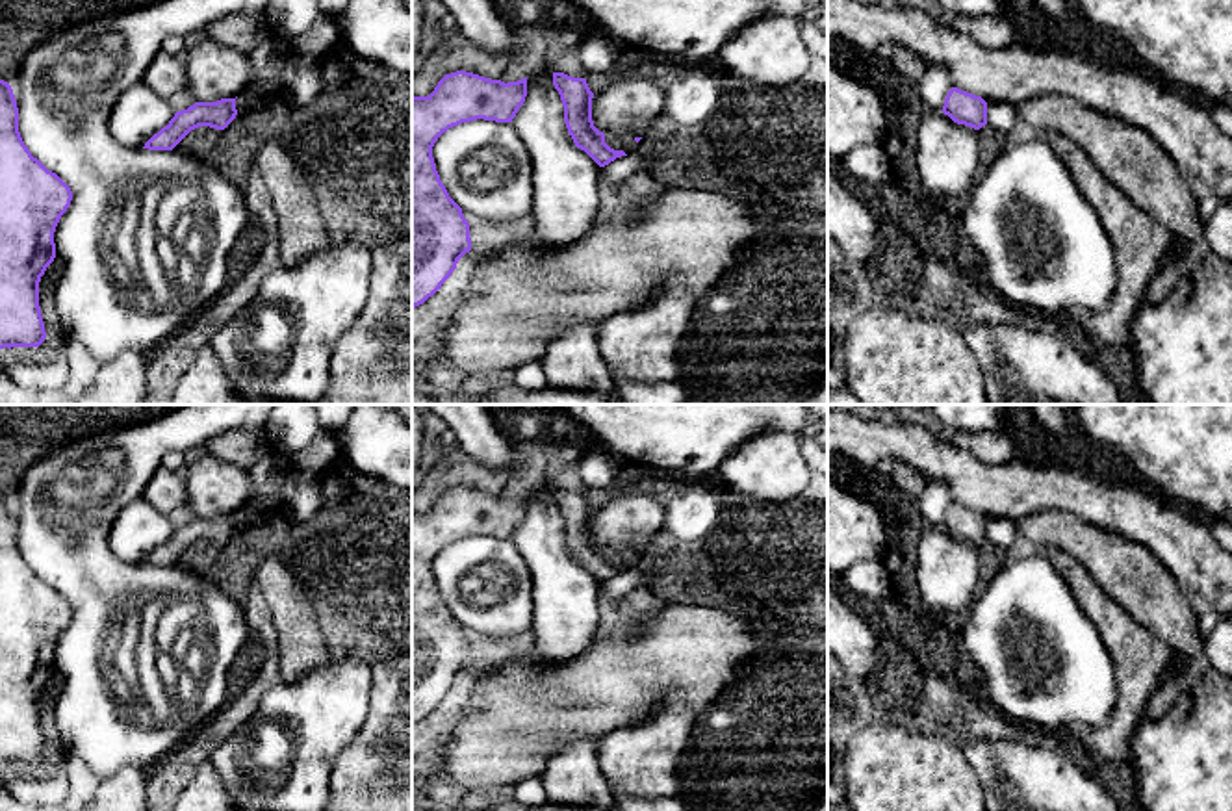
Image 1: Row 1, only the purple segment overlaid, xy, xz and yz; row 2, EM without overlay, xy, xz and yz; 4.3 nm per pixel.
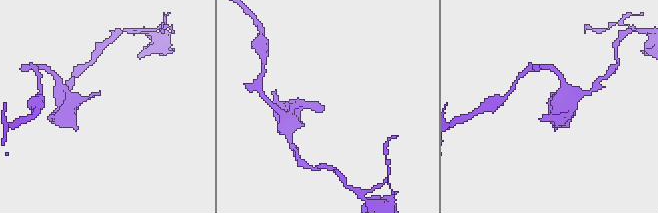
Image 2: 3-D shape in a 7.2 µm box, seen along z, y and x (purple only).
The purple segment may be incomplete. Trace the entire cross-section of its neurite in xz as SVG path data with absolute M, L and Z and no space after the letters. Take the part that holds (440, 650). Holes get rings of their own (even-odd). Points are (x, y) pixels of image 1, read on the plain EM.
M466 486L445 490L429 512L412 512L412 724L471 666L469 638L436 586L434 559L462 538L512 538L525 512L527 494L505 499Z

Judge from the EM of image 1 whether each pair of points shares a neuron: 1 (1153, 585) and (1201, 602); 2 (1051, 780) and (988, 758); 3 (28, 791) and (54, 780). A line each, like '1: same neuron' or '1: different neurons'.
1: different neurons
2: same neuron
3: same neuron

